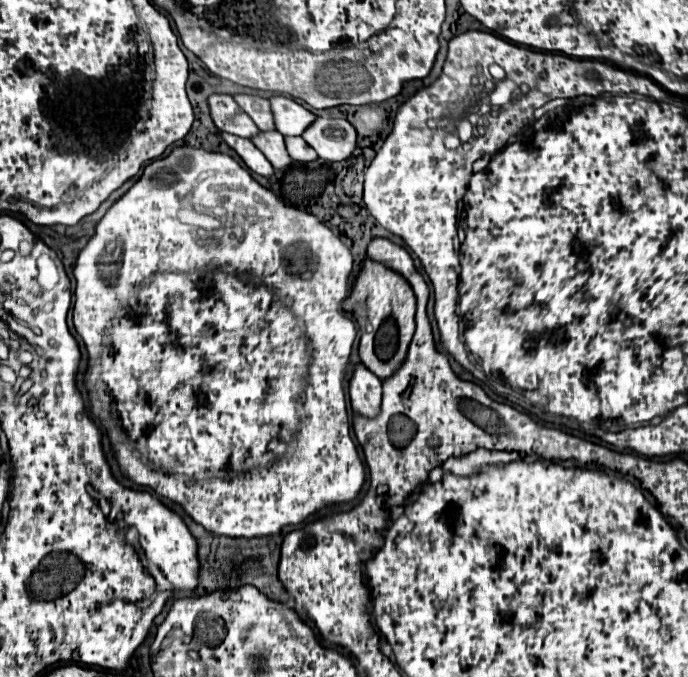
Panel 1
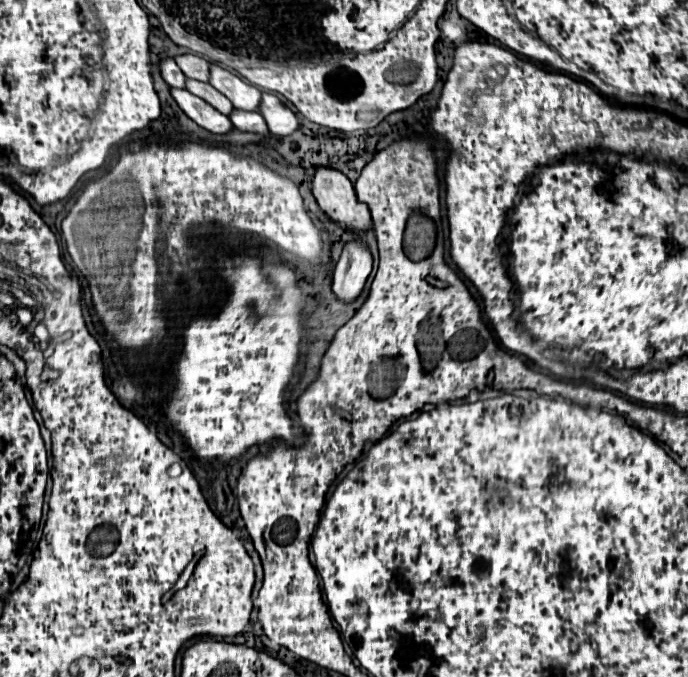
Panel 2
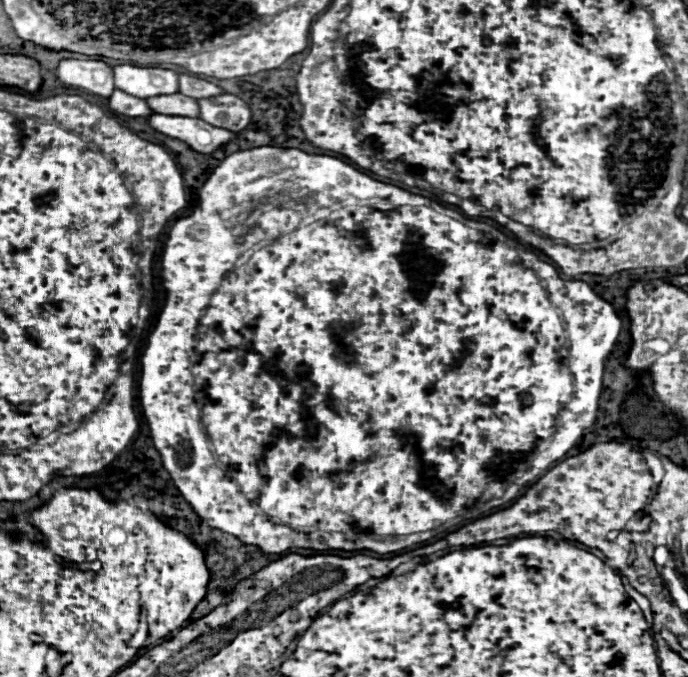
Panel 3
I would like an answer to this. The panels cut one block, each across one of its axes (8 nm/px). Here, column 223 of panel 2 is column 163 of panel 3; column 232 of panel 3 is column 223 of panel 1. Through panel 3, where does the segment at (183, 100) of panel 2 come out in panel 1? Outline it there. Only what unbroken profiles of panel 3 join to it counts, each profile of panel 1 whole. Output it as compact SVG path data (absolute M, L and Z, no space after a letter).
M222 132L222 138L226 140L226 144L244 160L244 164L260 174L260 176L266 176L266 178L272 178L274 176L274 166L266 160L266 156L252 144L252 140L244 140L240 136L228 136Z

